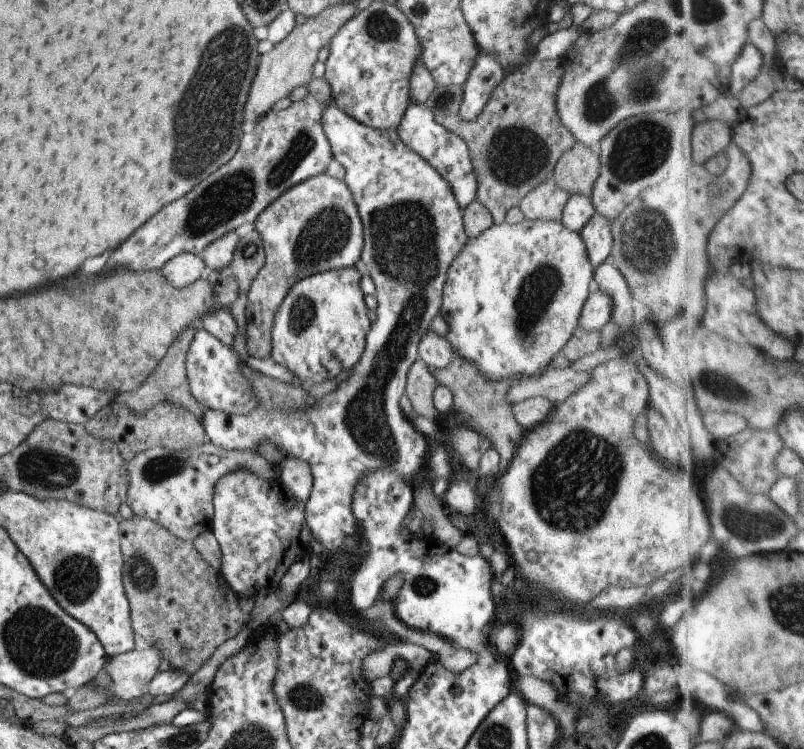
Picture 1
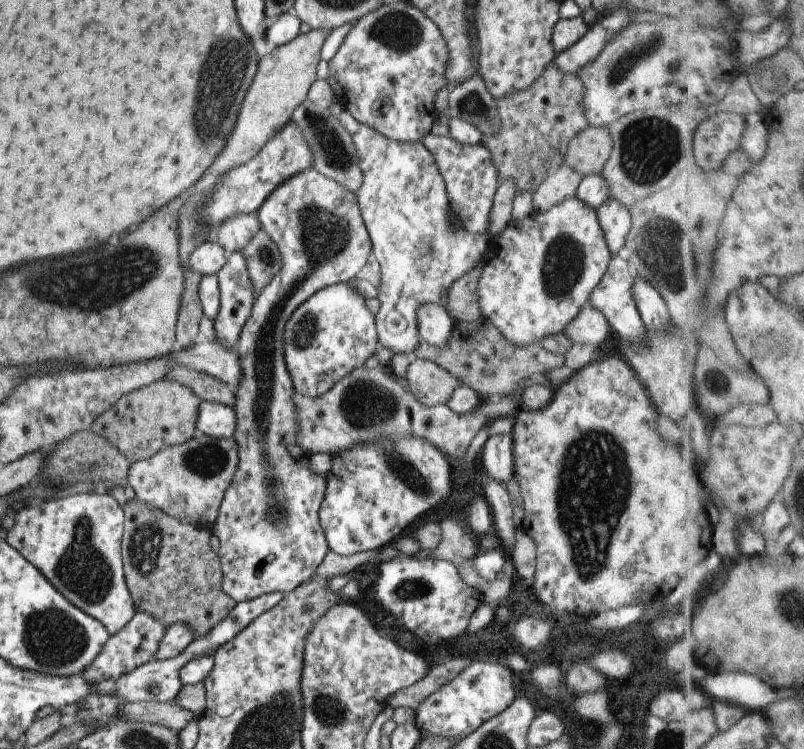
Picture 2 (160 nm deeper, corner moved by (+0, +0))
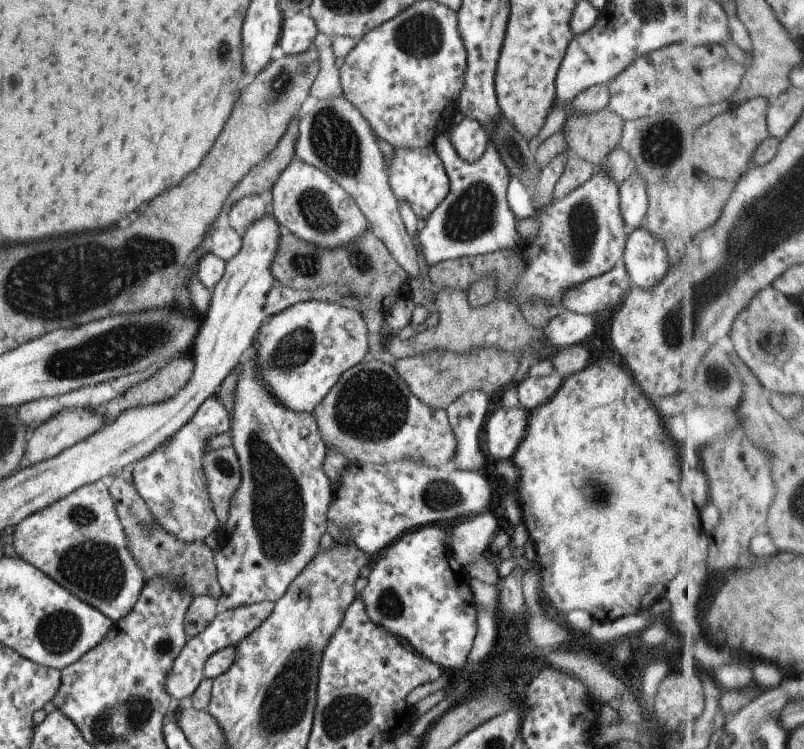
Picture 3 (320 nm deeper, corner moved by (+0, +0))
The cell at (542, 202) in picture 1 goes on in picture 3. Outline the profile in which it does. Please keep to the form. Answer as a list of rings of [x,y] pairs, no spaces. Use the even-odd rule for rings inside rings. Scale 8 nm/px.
[[[577,156],[565,158],[565,167],[561,170],[561,176],[557,178],[552,191],[552,199],[559,200],[570,194],[575,188],[579,188],[591,178],[595,168],[587,164],[585,160]]]

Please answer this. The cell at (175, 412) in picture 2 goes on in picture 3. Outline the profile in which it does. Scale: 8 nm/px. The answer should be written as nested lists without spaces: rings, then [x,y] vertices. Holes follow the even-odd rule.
[[[190,353],[182,354],[179,358],[175,358],[173,362],[165,364],[161,370],[157,370],[147,380],[133,384],[131,388],[127,388],[117,398],[101,405],[99,408],[101,413],[100,421],[103,421],[103,425],[109,424],[123,410],[169,400],[171,396],[175,396],[191,380],[193,368]]]

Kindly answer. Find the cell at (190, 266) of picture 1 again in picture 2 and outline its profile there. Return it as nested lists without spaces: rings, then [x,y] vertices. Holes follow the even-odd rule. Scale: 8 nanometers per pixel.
[[[213,239],[199,244],[187,258],[187,266],[199,276],[216,274],[225,264],[228,255]]]

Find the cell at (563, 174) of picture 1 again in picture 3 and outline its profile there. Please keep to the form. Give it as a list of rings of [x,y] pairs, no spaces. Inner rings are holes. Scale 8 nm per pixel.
[[[606,108],[593,112],[593,114],[581,114],[581,116],[569,116],[564,123],[565,146],[571,150],[574,156],[585,160],[593,168],[599,167],[606,156],[616,147],[621,138],[622,125],[624,121],[609,112]]]

